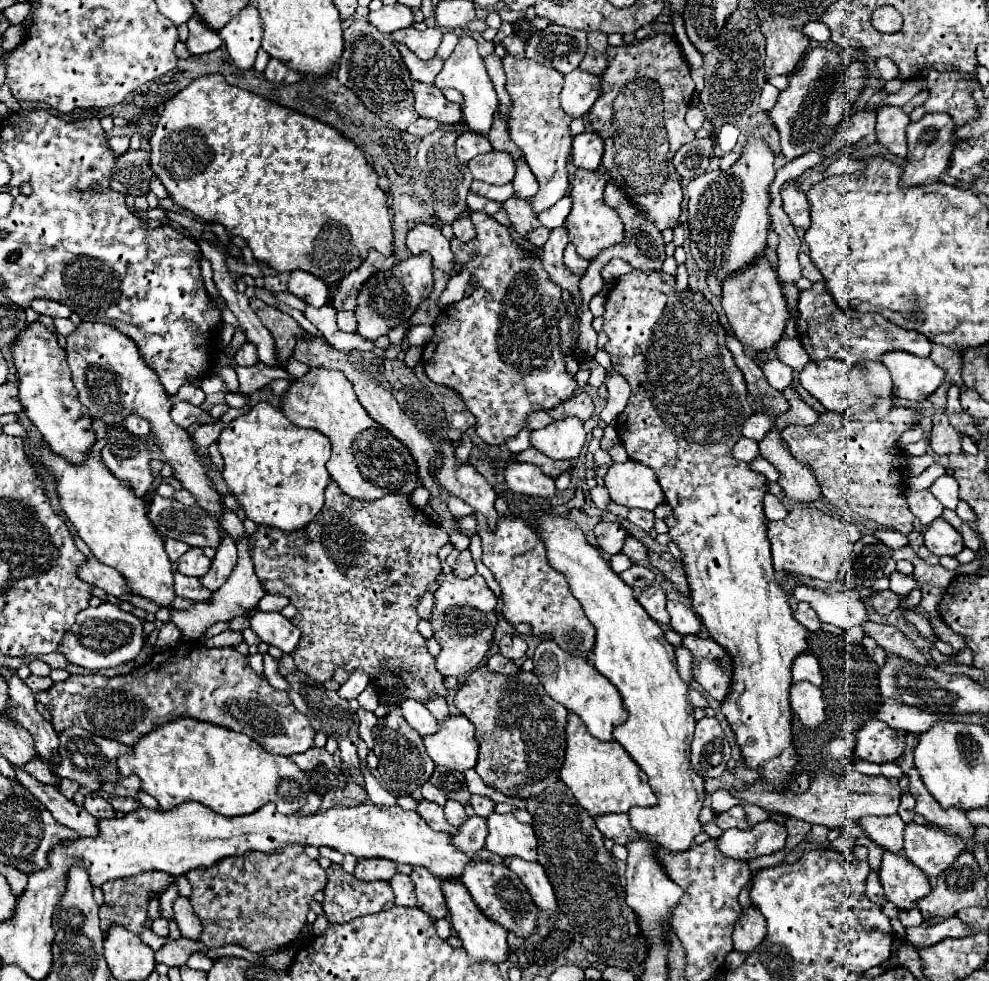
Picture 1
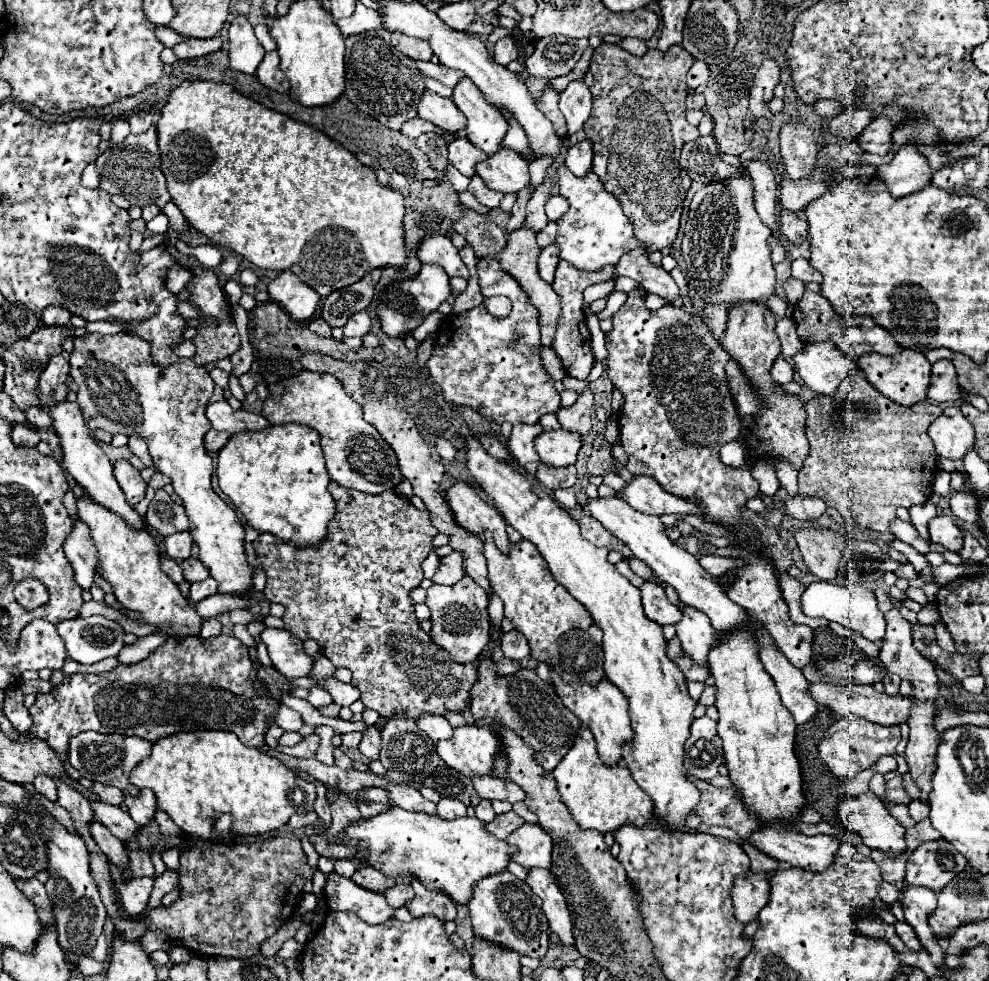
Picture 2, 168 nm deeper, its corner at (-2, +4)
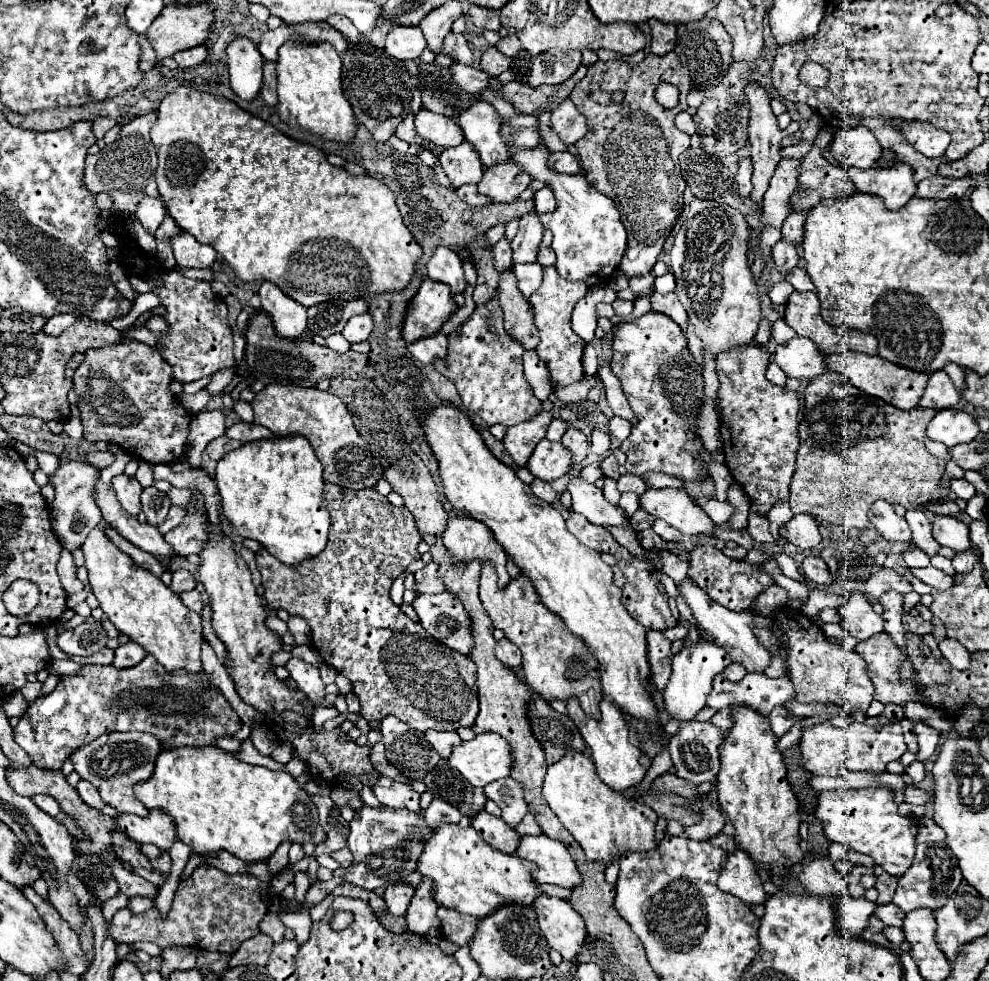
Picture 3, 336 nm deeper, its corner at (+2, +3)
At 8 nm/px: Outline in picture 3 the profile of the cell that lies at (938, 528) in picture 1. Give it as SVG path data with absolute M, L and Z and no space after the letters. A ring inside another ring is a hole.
M936 515L932 521L932 535L940 545L946 545L954 551L968 551L972 547L968 525L958 521L956 517Z

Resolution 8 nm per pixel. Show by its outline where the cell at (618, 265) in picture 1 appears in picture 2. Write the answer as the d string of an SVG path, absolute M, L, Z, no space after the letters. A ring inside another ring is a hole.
M560 260L558 268L556 268L556 276L552 282L552 290L560 296L560 306L562 306L562 314L558 318L558 326L556 326L556 336L552 340L552 350L558 354L558 358L562 360L562 366L566 370L568 376L574 376L578 380L586 380L592 366L594 366L594 354L590 348L590 336L586 332L586 322L584 322L584 312L582 312L582 292L584 288L608 280L614 274L614 266L604 268L602 272L582 272L578 268L574 268L570 262Z

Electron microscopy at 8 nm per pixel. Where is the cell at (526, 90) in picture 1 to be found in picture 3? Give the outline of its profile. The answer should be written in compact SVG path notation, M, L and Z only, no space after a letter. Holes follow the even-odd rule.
M536 211L522 215L516 237L512 239L512 263L530 263L538 255L538 245L542 241L542 223Z

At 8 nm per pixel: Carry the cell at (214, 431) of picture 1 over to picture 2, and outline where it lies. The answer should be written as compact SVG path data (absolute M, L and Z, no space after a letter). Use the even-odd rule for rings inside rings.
M210 430L204 438L204 446L208 452L218 452L222 450L222 446L228 442L230 434L228 432L218 432L218 430Z

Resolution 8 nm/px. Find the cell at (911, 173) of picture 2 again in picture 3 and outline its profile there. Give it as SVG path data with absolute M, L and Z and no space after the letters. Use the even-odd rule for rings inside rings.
M898 161L880 171L848 169L850 179L862 193L876 193L886 203L886 209L900 209L916 195L916 181L908 165L898 165Z

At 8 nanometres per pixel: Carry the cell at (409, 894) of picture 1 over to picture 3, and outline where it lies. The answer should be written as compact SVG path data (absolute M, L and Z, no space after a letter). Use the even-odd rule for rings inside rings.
M402 883L390 885L384 891L384 901L386 901L388 911L392 915L404 915L408 905L410 905L412 895L414 895L414 887L410 887L410 885L402 885Z

